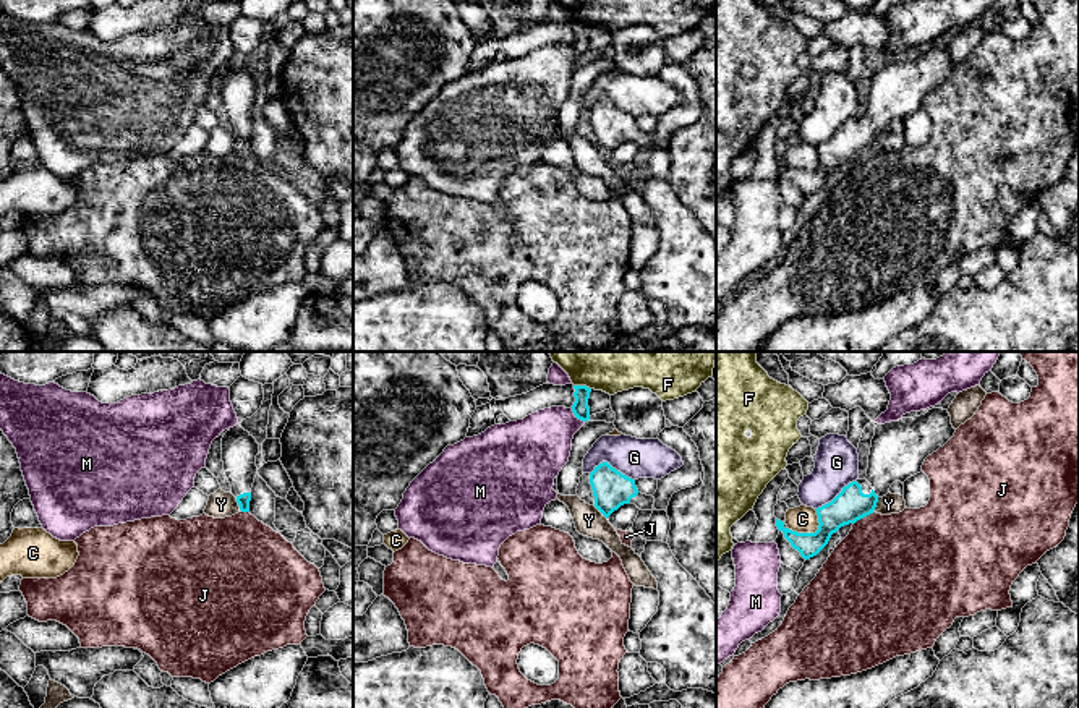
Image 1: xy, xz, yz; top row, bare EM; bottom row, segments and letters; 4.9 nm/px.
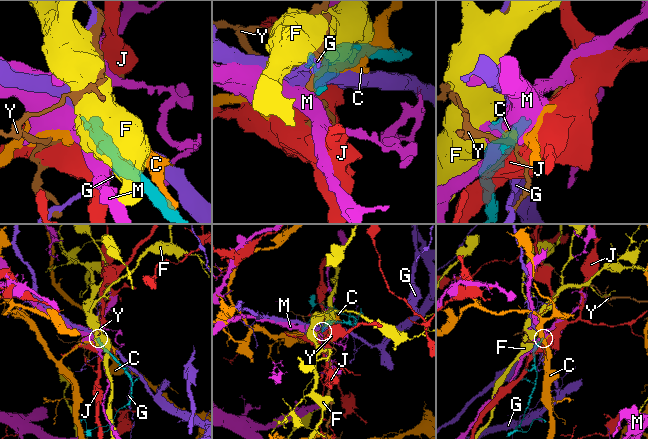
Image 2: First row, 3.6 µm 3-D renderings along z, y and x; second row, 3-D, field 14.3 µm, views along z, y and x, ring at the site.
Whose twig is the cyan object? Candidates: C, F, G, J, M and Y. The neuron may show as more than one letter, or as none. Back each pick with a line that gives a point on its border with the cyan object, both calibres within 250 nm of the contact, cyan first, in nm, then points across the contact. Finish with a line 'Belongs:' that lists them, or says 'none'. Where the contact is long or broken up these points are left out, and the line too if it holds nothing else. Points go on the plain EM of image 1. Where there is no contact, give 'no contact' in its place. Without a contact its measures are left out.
Belongs: none

